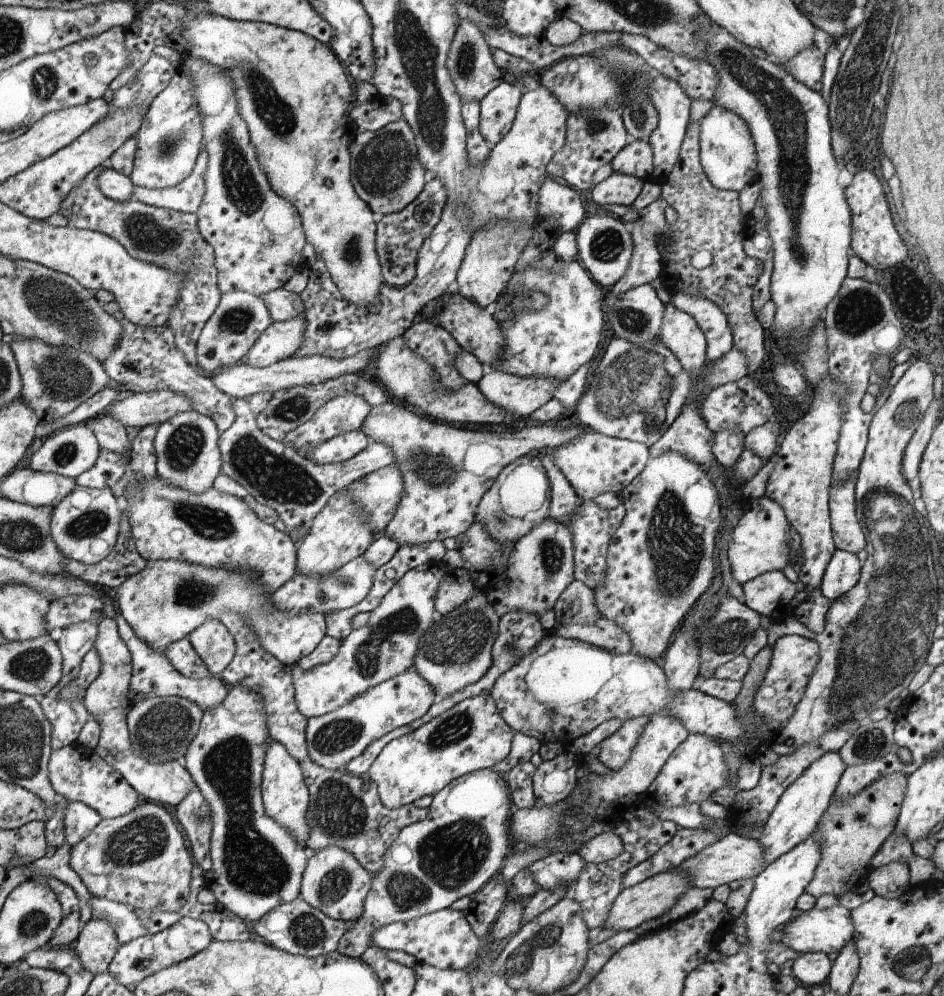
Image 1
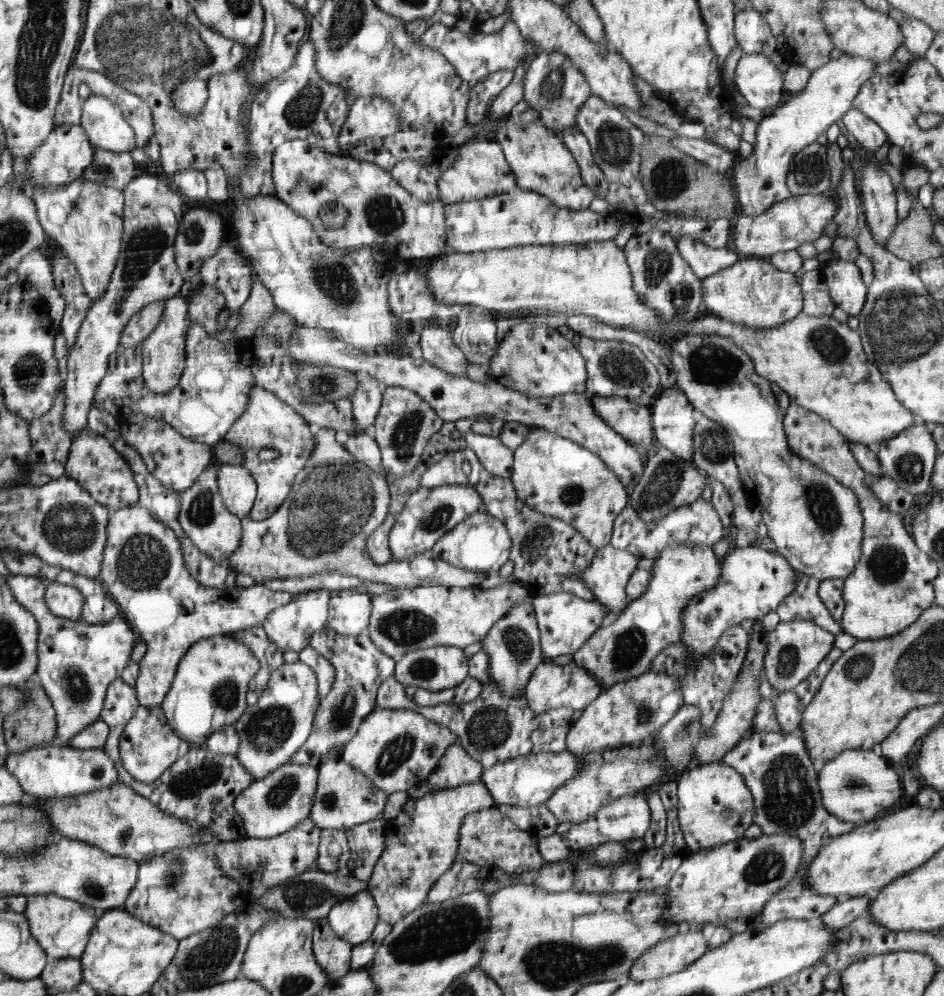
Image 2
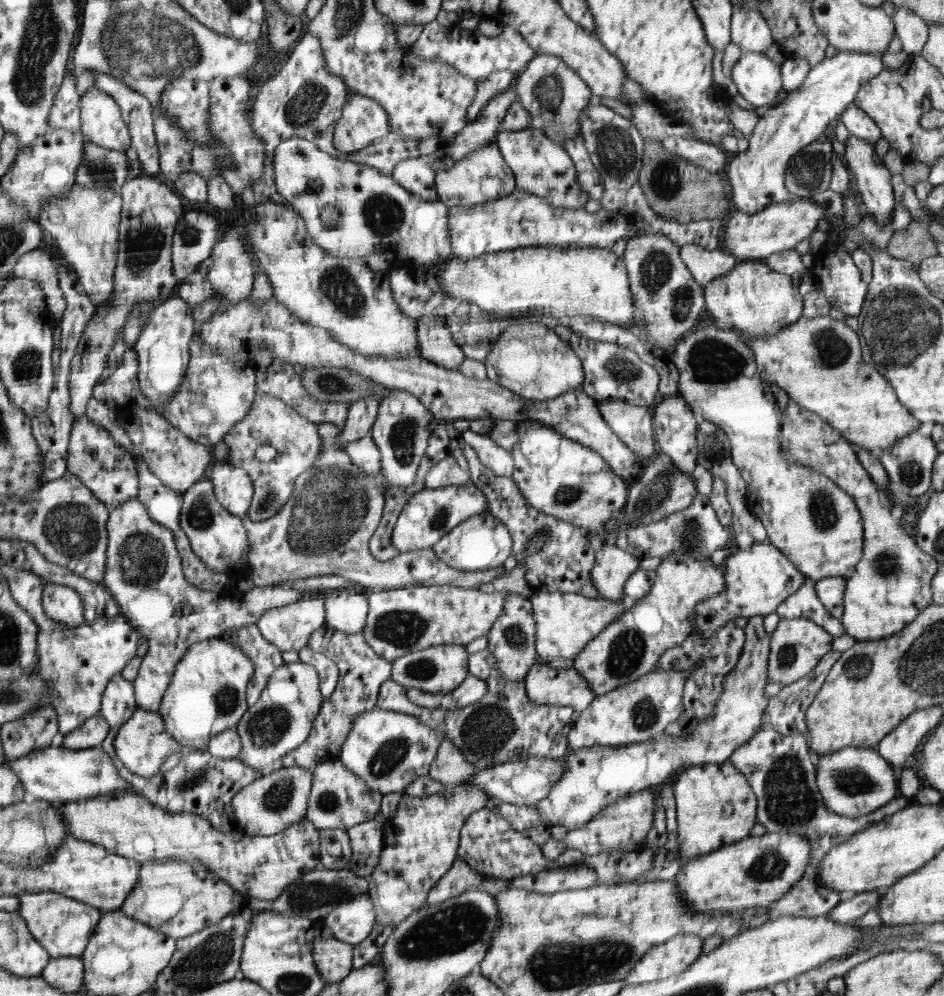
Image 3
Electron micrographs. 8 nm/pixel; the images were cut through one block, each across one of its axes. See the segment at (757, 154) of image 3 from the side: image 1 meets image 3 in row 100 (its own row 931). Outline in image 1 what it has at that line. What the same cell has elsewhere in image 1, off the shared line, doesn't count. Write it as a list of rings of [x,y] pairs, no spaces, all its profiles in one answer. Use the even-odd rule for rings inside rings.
[[[841,905],[831,906],[825,909],[812,909],[806,912],[797,912],[786,928],[782,929],[784,936],[781,941],[802,953],[824,953],[841,952],[841,948],[853,938],[854,923],[851,917],[851,910]]]

